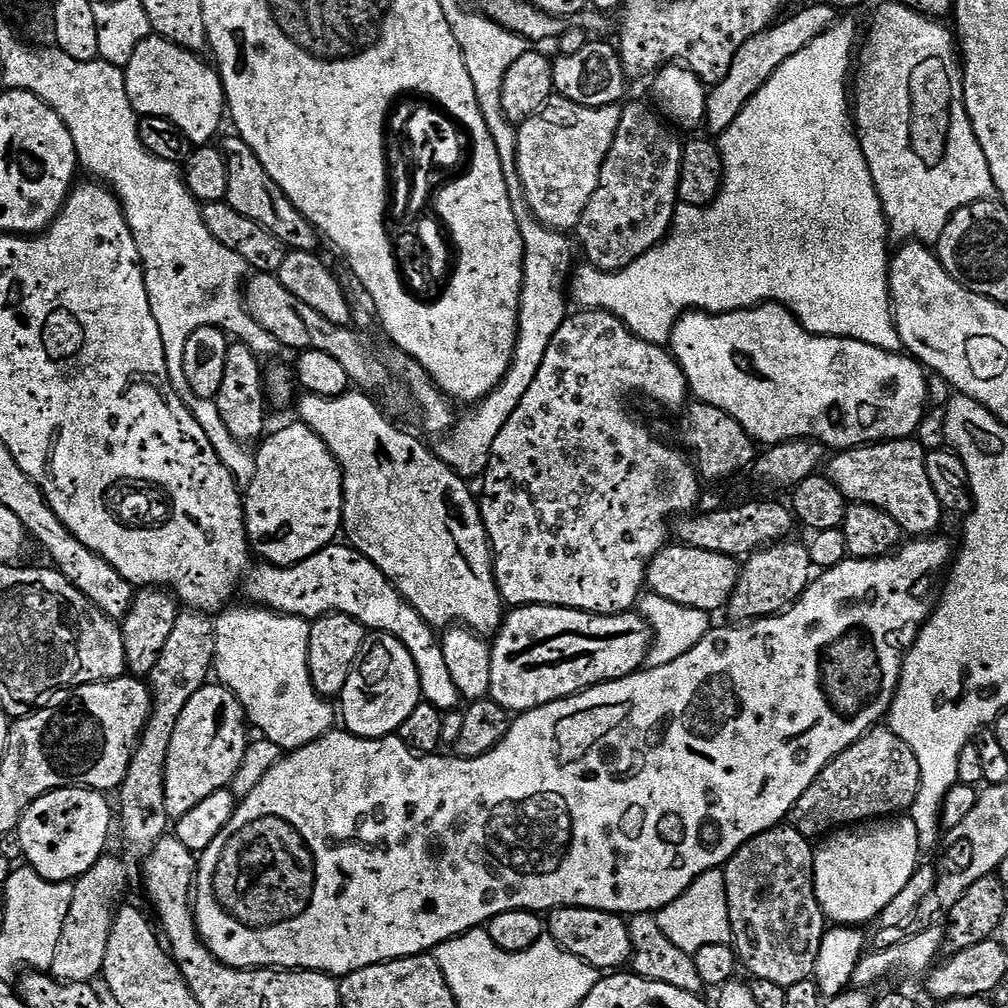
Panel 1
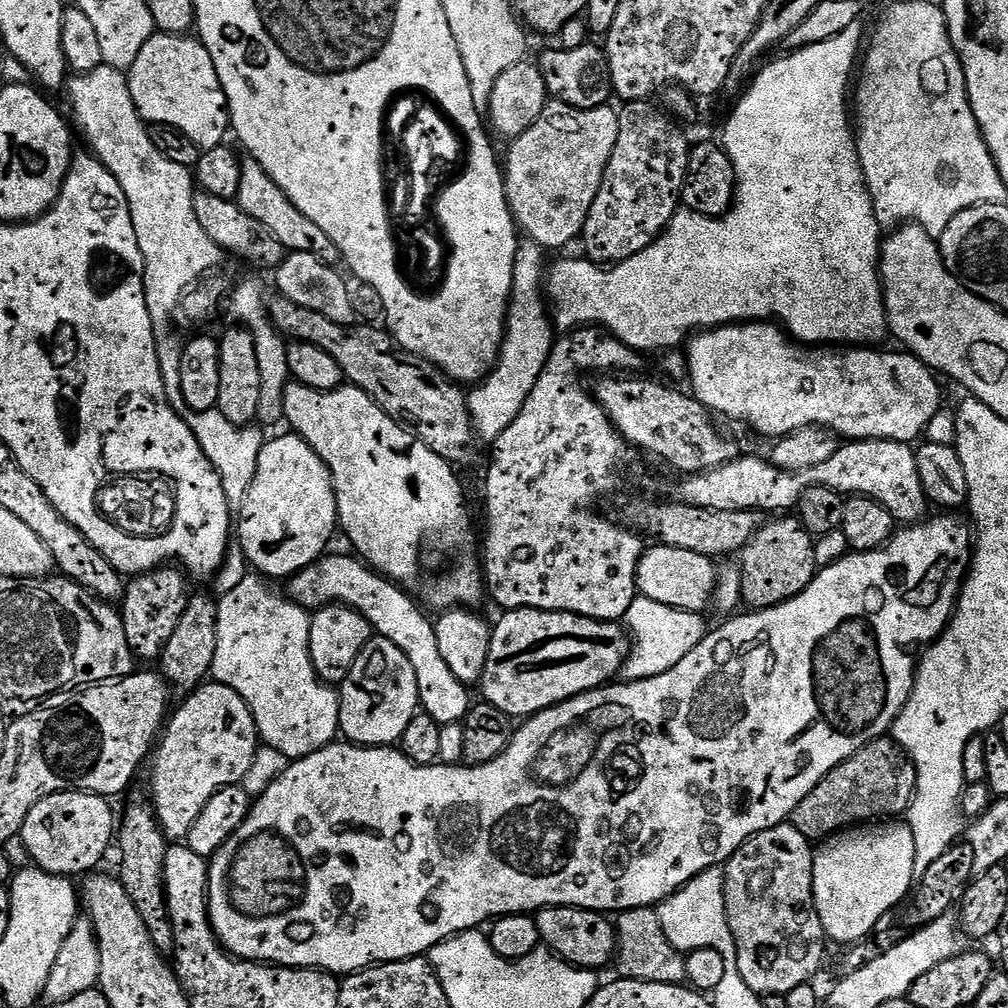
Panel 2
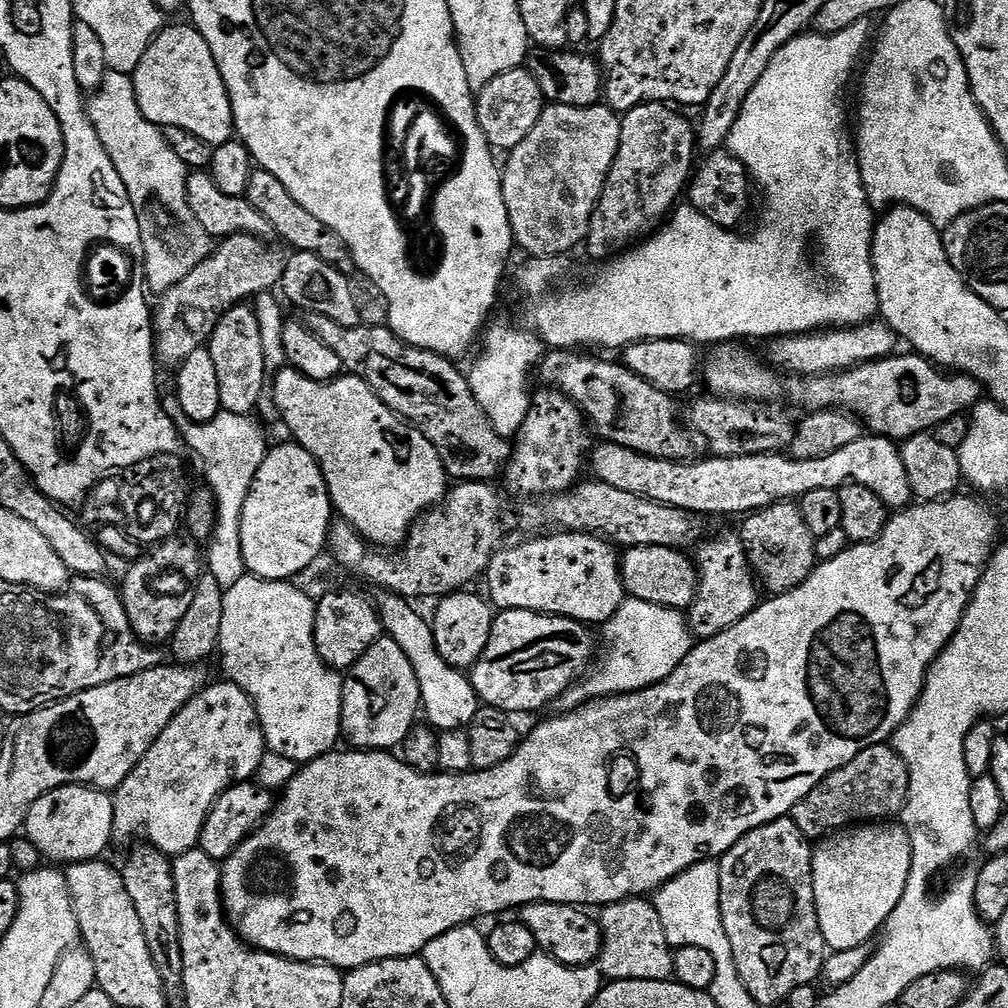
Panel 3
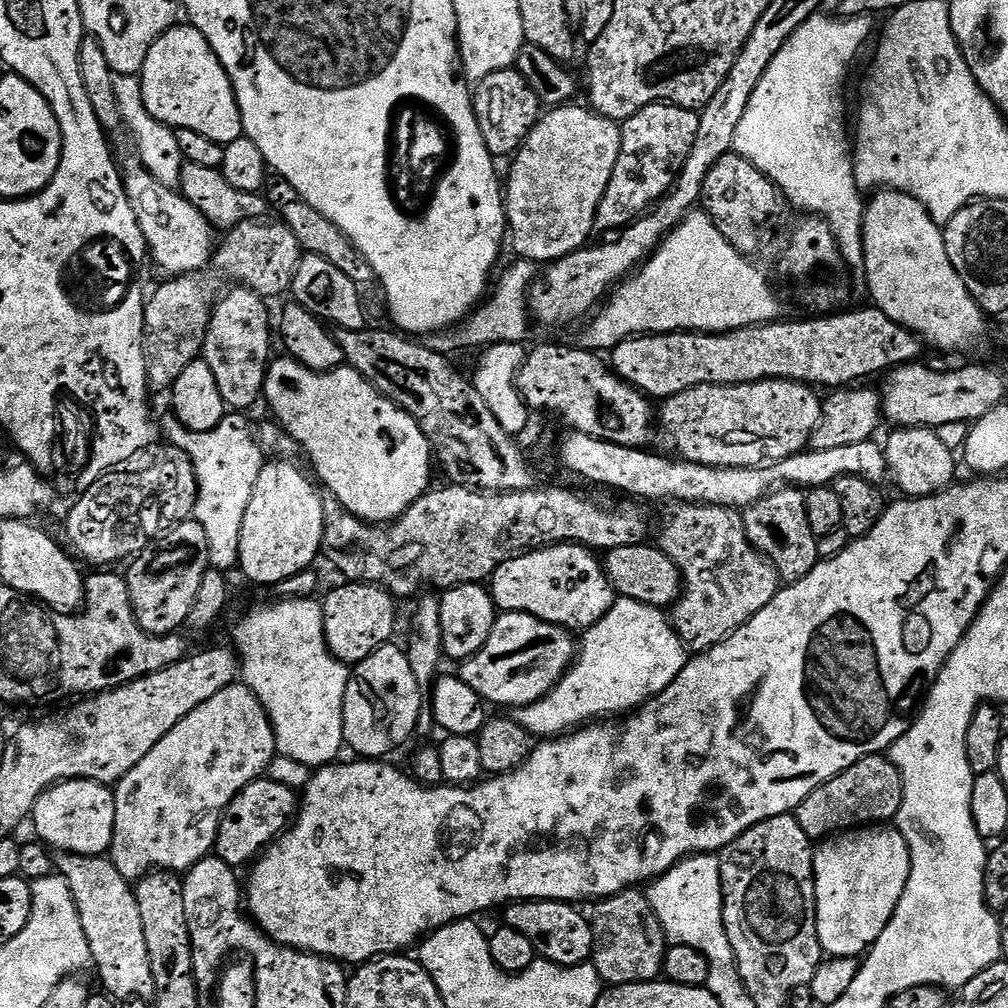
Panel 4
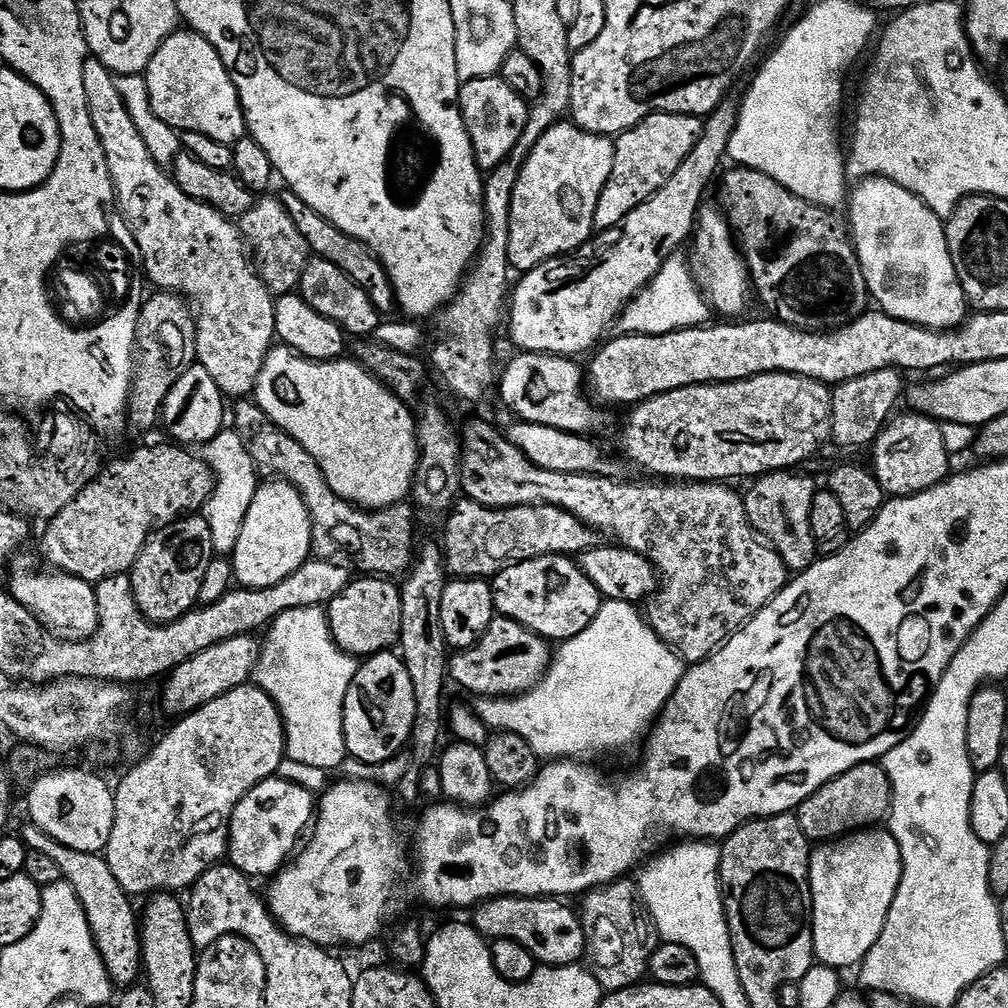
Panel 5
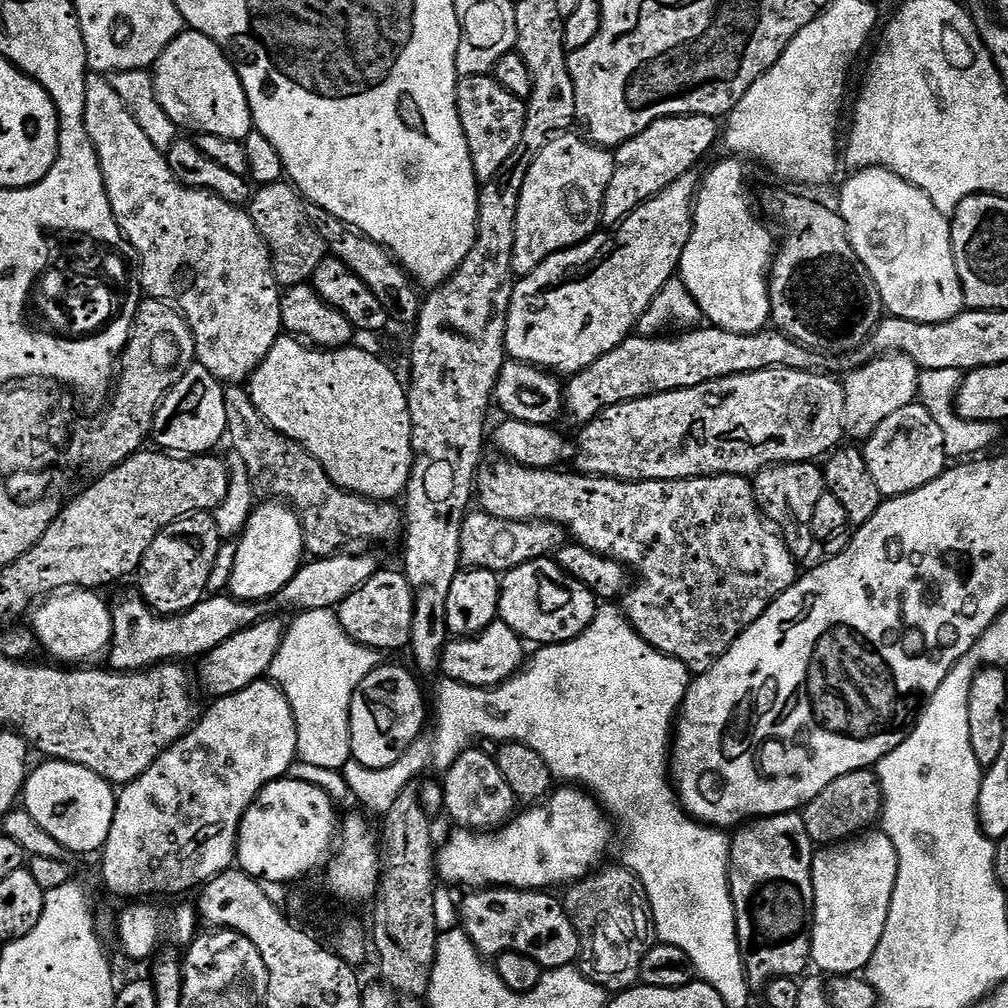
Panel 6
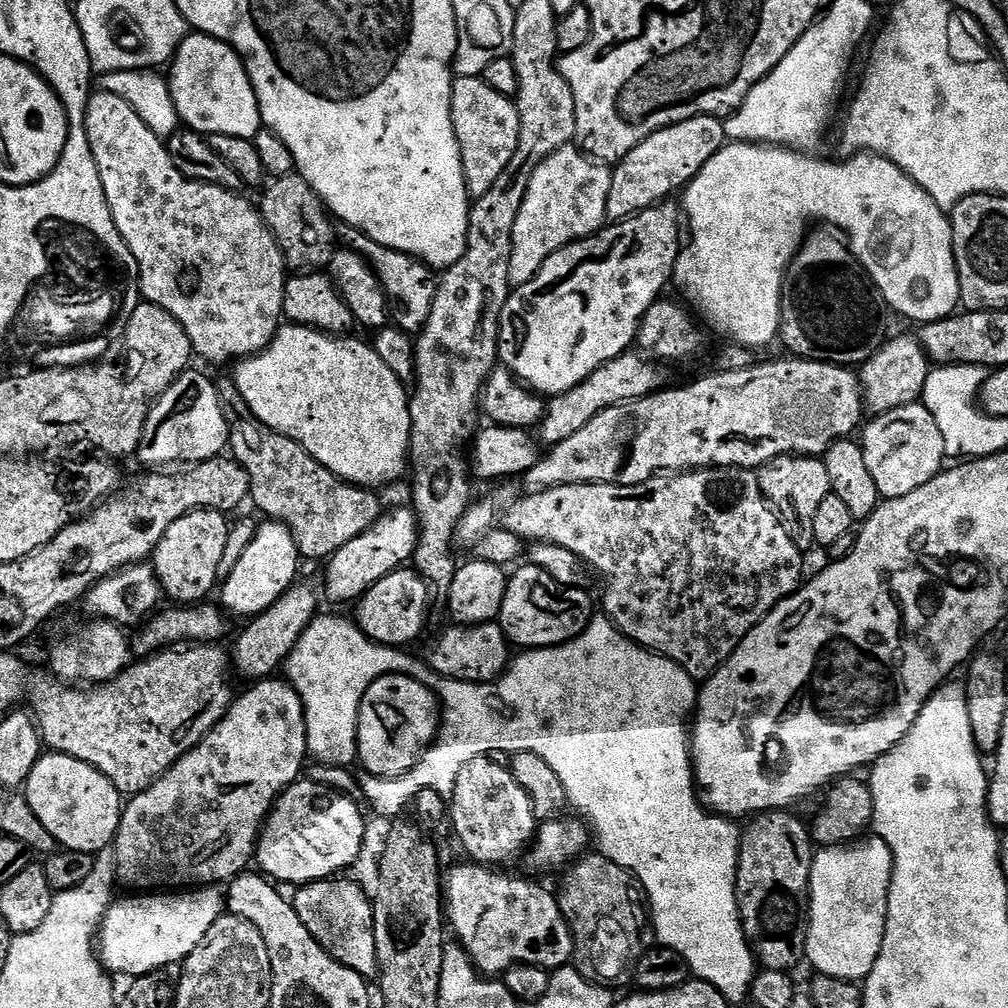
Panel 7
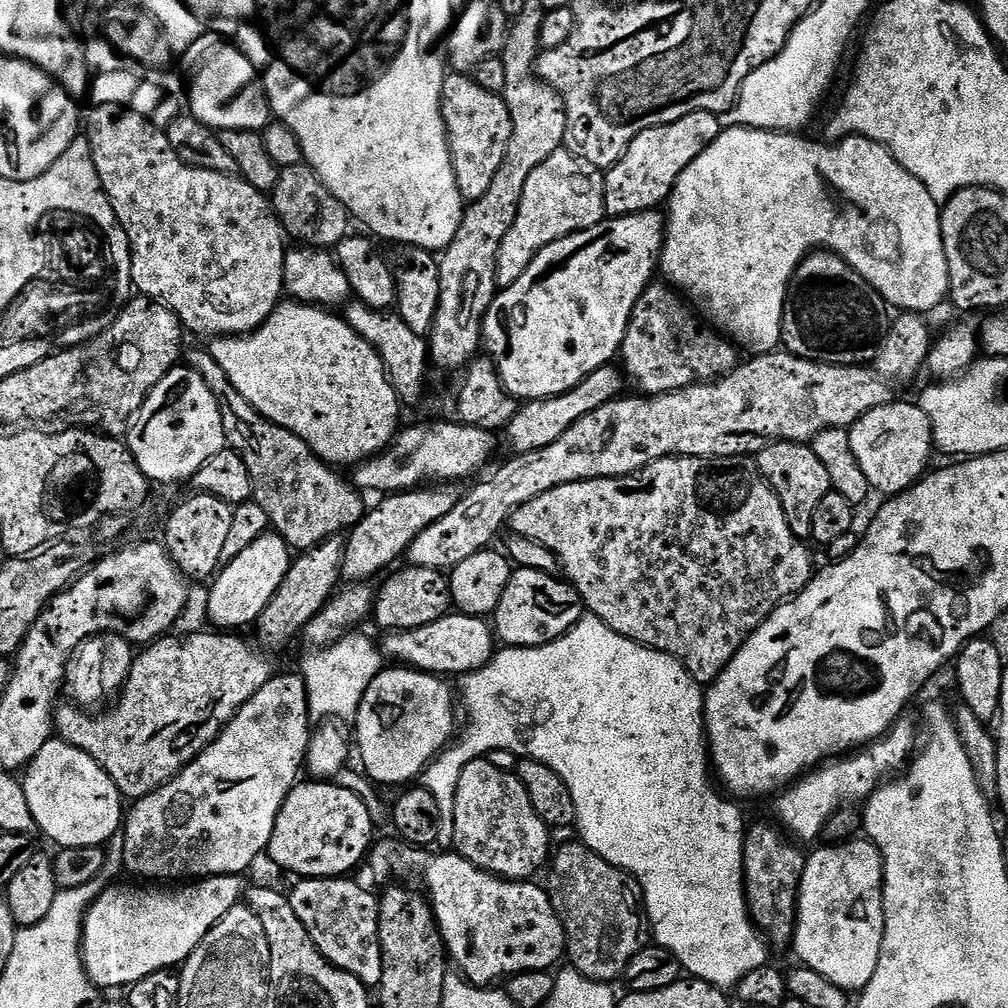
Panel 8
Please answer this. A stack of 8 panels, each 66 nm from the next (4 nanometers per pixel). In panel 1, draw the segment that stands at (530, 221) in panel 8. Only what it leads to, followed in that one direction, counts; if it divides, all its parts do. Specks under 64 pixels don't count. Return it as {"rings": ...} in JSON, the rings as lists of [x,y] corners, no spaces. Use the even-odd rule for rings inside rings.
{"rings":[[[553,95],[541,112],[519,125],[518,170],[524,180],[528,203],[547,228],[568,234],[579,224],[596,189],[602,162],[610,154],[619,121],[620,108],[615,104],[591,108]]]}

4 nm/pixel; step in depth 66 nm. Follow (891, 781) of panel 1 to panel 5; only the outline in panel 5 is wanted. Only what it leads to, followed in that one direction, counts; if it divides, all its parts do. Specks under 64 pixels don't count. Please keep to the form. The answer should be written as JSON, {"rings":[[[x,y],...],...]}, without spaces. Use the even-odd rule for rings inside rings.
{"rings":[[[873,762],[859,764],[846,770],[846,774],[834,778],[817,792],[810,794],[810,798],[801,802],[795,818],[808,841],[827,842],[838,840],[841,836],[847,836],[853,832],[883,825],[891,811],[890,778],[886,774],[883,763]]]}

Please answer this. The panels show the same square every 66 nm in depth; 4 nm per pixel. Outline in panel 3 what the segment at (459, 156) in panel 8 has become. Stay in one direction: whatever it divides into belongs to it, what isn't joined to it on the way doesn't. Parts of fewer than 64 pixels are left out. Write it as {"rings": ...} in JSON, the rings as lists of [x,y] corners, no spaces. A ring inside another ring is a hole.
{"rings":[[[524,66],[506,70],[506,74],[498,74],[498,78],[491,80],[485,88],[479,89],[475,101],[478,126],[482,130],[482,134],[486,134],[489,144],[496,150],[516,148],[518,142],[522,142],[522,138],[526,138],[526,134],[530,134],[530,130],[534,130],[534,125],[538,122],[538,118],[542,118],[546,107],[542,86],[538,86],[538,82],[534,82],[534,74],[530,74],[527,67]]]}

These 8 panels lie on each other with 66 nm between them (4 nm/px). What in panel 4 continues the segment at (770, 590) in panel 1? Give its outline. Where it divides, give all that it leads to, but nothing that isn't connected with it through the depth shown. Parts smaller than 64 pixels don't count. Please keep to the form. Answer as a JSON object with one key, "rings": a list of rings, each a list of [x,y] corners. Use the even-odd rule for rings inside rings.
{"rings":[[[781,486],[763,496],[758,502],[743,509],[742,515],[749,542],[772,563],[781,581],[795,582],[806,578],[806,574],[810,574],[810,570],[814,570],[820,563],[821,558],[816,545],[818,538],[814,534],[814,530],[810,530],[810,521],[806,519],[806,498],[801,489]]]}

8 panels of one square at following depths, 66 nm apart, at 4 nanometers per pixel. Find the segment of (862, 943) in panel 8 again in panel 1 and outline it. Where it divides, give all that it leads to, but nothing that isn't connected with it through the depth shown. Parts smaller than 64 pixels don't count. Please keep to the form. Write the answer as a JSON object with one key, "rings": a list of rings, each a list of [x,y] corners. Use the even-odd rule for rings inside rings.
{"rings":[[[908,814],[853,824],[823,837],[819,844],[815,849],[814,858],[816,897],[825,917],[836,926],[871,925],[880,915],[880,911],[890,906],[890,902],[894,902],[898,894],[902,894],[906,882],[910,882],[910,878],[921,863],[922,849],[918,838],[918,826],[914,826],[911,815]]]}

